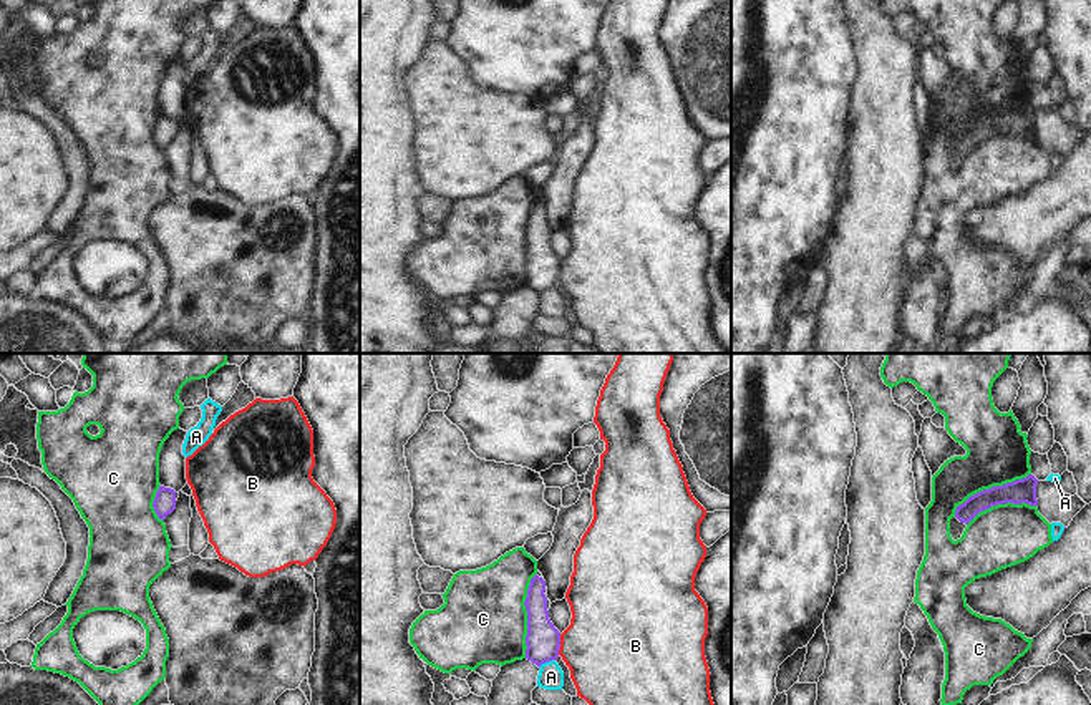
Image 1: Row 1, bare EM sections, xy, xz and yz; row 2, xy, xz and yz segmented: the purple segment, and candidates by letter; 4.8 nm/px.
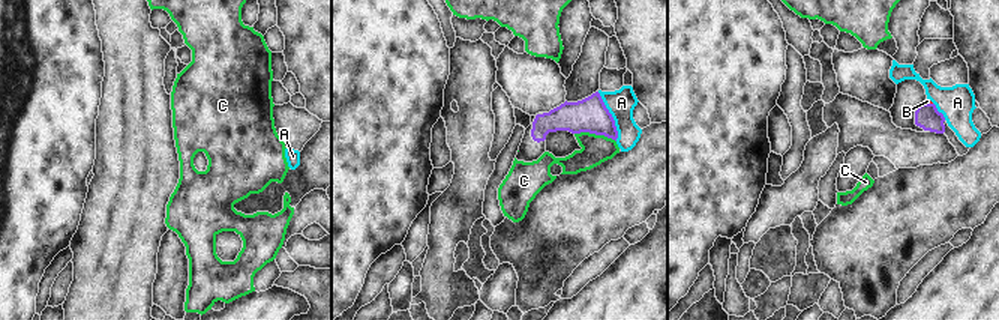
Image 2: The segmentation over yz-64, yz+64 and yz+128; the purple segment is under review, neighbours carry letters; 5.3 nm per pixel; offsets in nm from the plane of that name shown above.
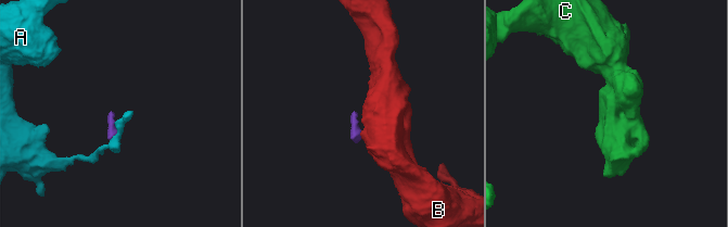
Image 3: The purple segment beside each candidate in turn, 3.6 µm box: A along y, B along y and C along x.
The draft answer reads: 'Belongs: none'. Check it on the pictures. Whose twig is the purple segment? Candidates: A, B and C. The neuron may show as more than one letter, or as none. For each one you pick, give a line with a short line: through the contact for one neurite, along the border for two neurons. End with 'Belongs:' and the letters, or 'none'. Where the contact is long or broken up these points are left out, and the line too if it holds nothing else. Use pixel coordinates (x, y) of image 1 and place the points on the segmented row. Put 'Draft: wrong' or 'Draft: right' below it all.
Belongs: none.
Draft: right

